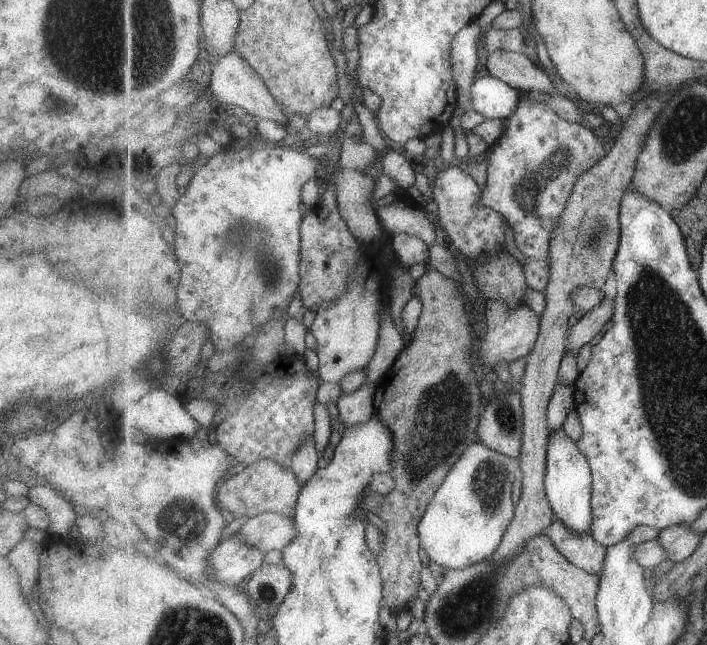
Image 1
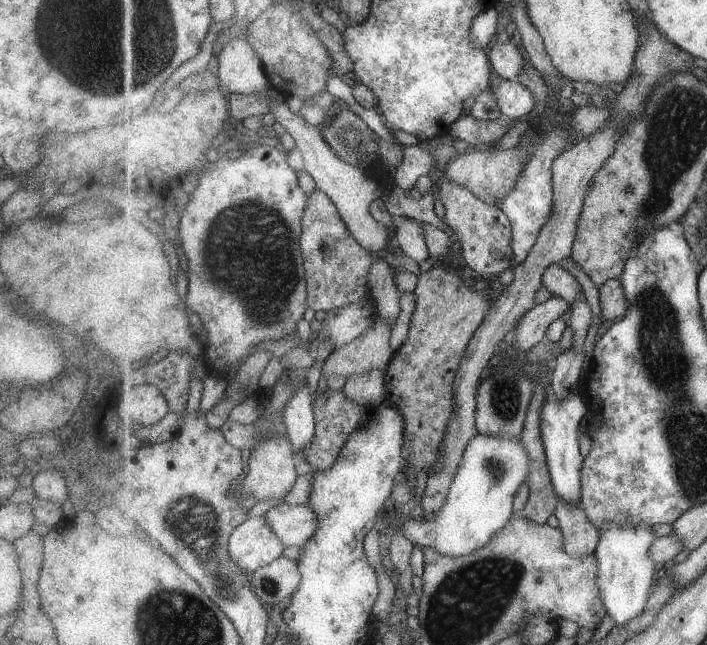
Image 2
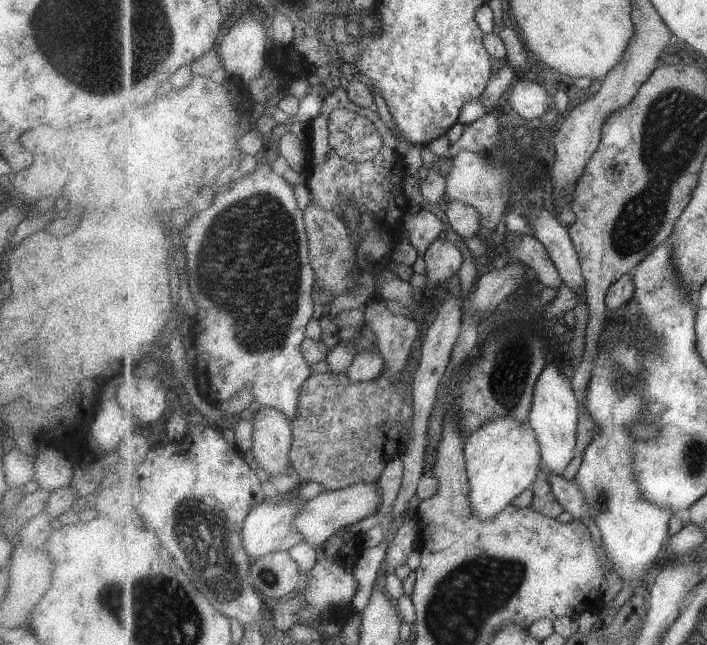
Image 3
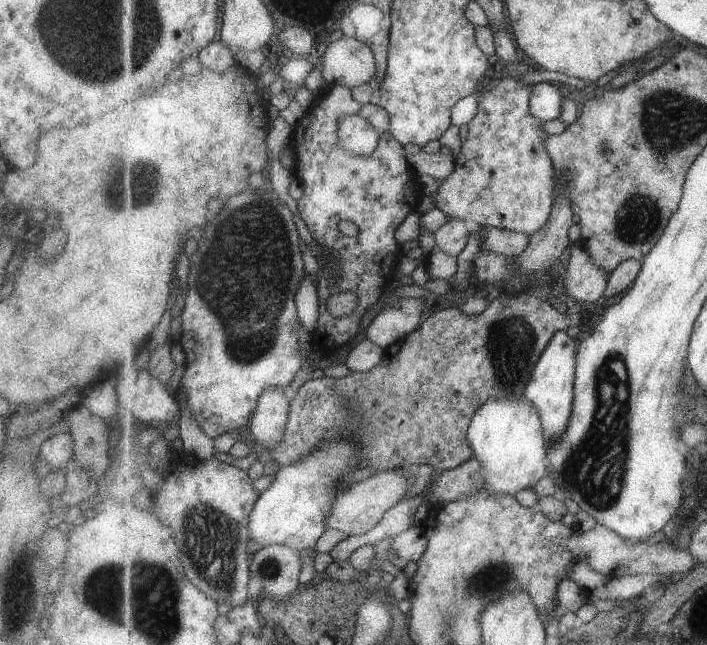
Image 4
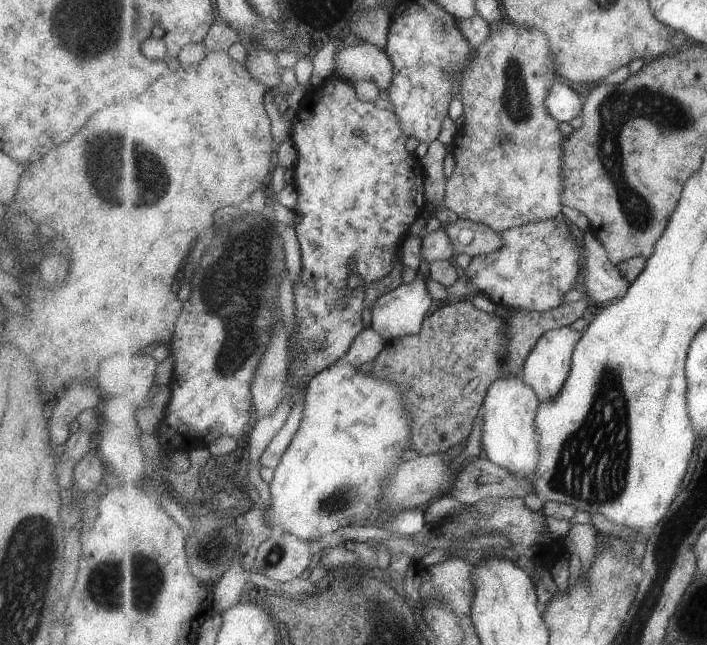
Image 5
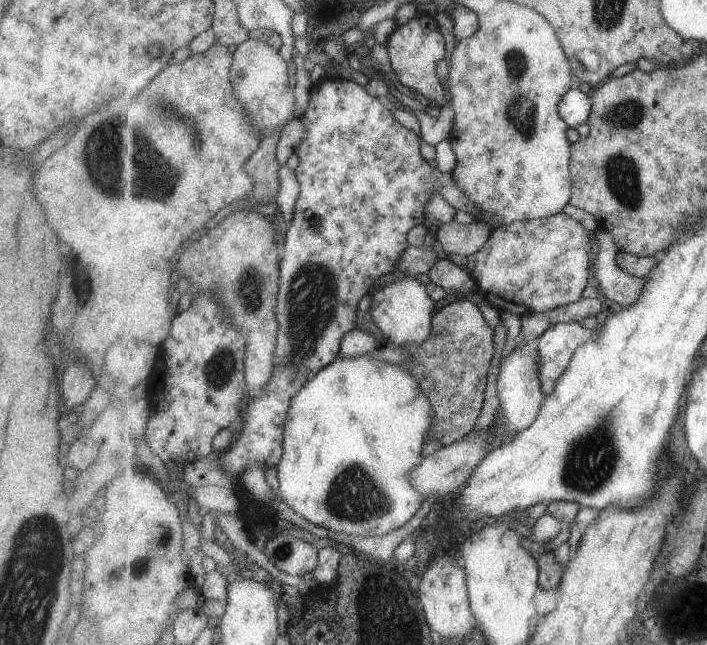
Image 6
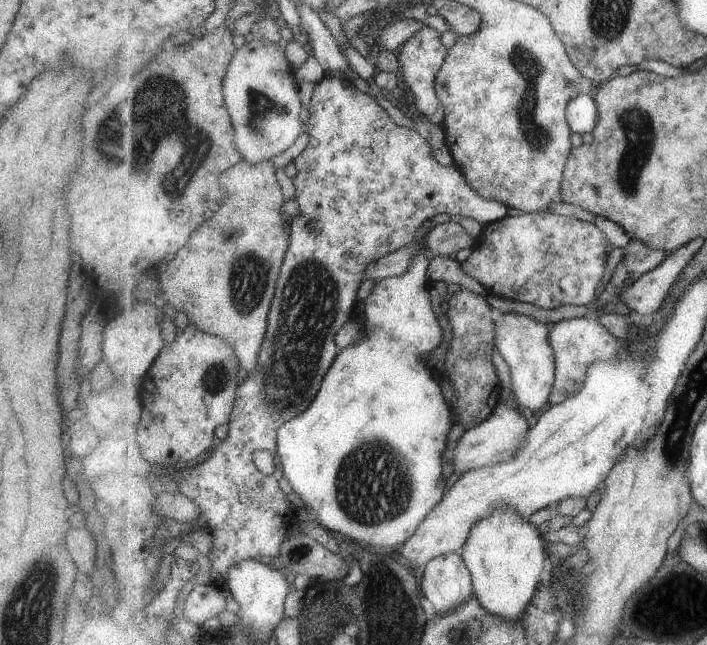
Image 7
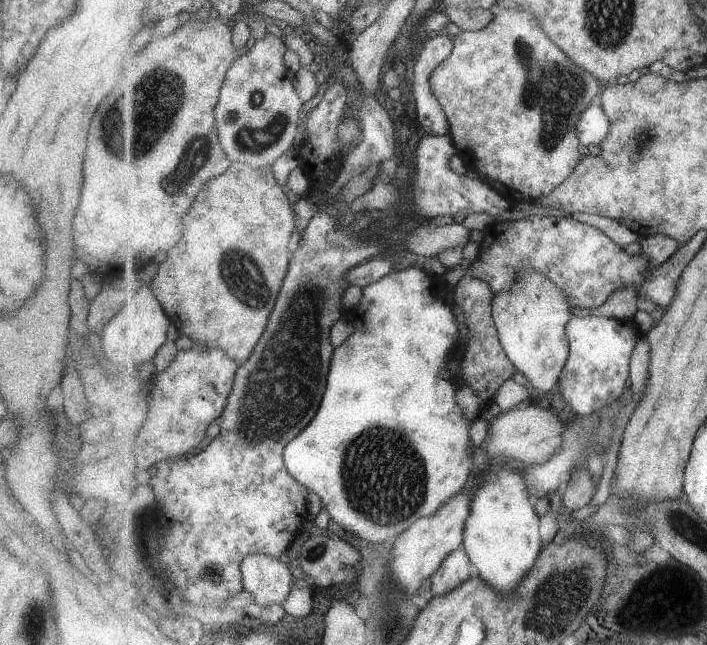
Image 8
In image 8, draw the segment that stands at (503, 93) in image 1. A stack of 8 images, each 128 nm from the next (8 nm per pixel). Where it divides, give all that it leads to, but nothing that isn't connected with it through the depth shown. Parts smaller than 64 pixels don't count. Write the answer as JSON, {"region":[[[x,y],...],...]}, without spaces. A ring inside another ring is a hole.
{"region":[[[594,102],[581,114],[577,122],[577,132],[583,145],[600,146],[601,142],[609,136],[611,132],[611,120],[600,103]]]}

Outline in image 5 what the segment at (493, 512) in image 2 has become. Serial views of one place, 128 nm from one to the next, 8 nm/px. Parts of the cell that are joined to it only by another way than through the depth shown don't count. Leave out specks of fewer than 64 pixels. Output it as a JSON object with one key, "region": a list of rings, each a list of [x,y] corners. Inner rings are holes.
{"region":[[[522,374],[495,380],[487,391],[482,408],[481,446],[485,457],[525,478],[539,466],[539,432],[535,426],[538,409],[542,403],[533,386],[523,382]]]}

